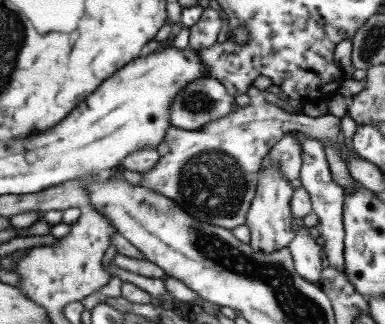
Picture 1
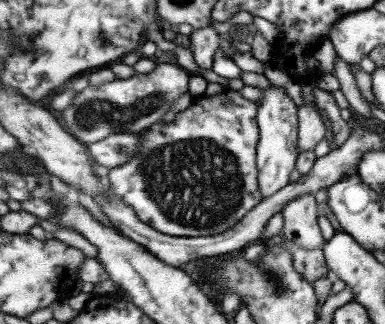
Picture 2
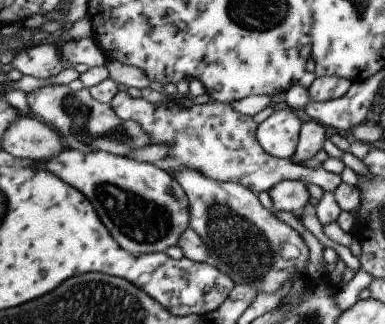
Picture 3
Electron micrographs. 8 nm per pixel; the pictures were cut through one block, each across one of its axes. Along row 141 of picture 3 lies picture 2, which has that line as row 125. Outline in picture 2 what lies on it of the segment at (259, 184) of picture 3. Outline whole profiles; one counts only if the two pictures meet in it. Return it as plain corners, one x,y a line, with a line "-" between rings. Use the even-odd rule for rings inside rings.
235,94
233,114
229,110
215,110
209,96
195,96
187,110
179,112
173,122
157,122
141,132
141,146
135,156
125,164
109,170
105,182
111,192
131,204
139,218
149,226
183,238
219,236
239,222
243,222
263,200
259,178
259,106

